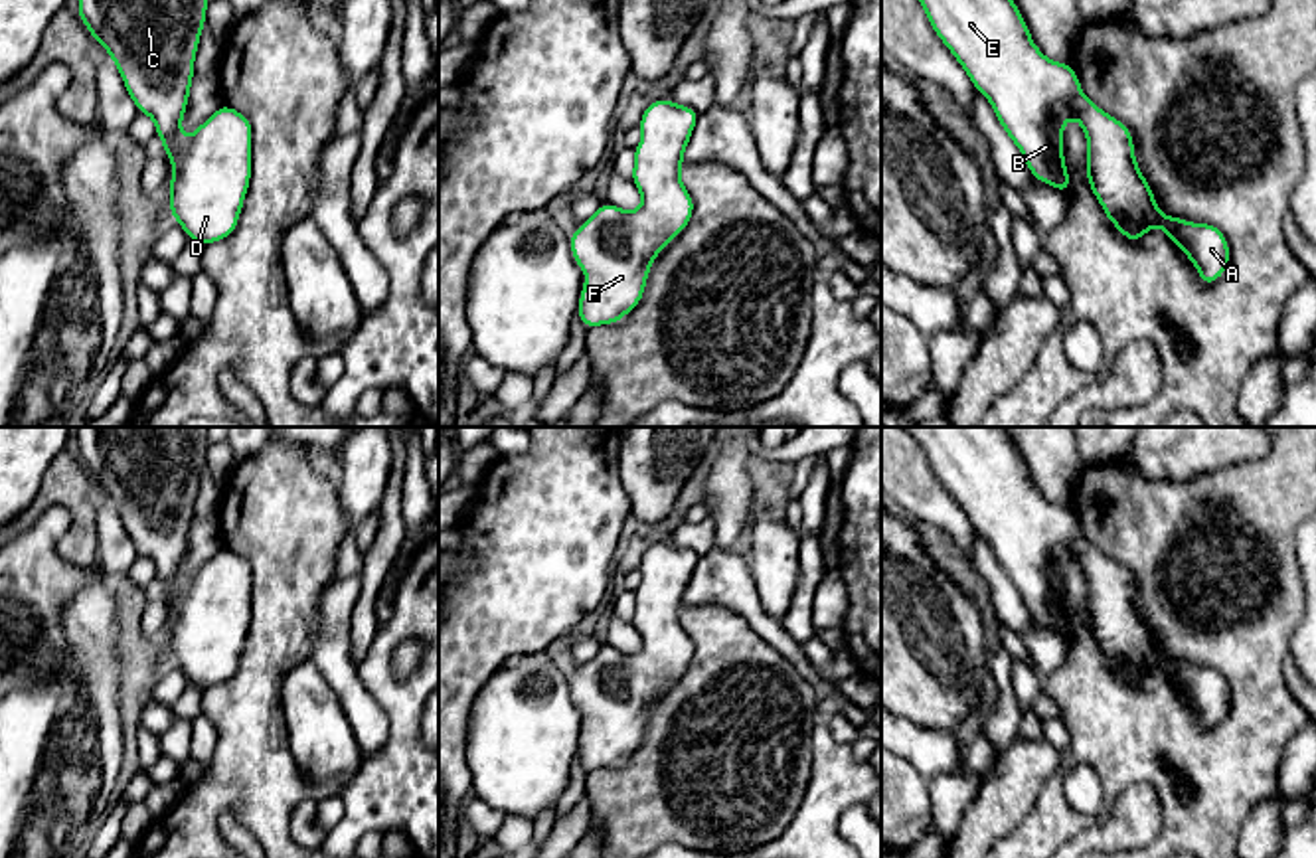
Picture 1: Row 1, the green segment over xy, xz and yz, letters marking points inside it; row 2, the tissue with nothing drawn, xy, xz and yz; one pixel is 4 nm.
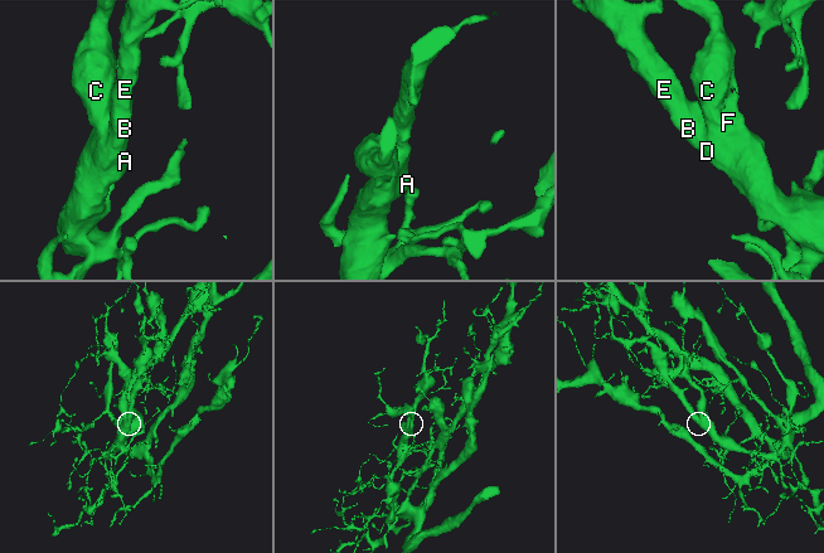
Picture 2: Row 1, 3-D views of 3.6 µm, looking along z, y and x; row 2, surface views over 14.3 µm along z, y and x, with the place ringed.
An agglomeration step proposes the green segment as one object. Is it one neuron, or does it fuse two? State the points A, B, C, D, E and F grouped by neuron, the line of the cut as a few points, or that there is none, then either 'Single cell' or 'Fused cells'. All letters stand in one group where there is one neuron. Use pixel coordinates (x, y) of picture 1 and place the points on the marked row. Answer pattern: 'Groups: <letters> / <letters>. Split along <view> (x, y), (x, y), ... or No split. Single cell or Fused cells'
Groups: A B C D E F. No split. Single cell

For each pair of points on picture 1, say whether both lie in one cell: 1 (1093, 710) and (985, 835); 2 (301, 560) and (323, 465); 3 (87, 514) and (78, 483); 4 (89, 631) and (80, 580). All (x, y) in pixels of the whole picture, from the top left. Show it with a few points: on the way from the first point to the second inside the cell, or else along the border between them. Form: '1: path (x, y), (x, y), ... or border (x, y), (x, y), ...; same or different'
1: border (1060, 754), (1056, 773), (1038, 795); different
2: border (299, 447), (319, 473), (334, 477); different
3: path (80, 507), (78, 491); same
4: border (101, 568), (64, 609), (64, 631); different

